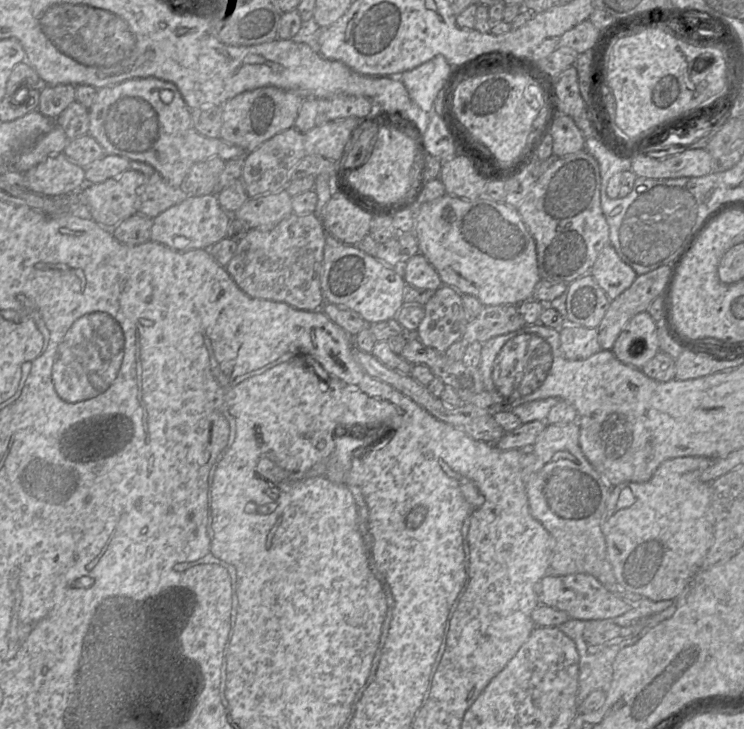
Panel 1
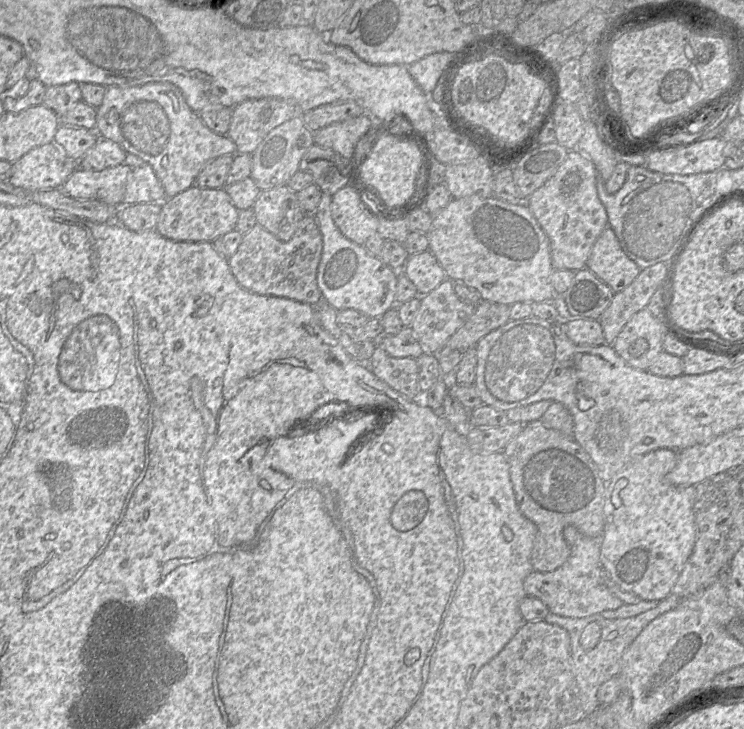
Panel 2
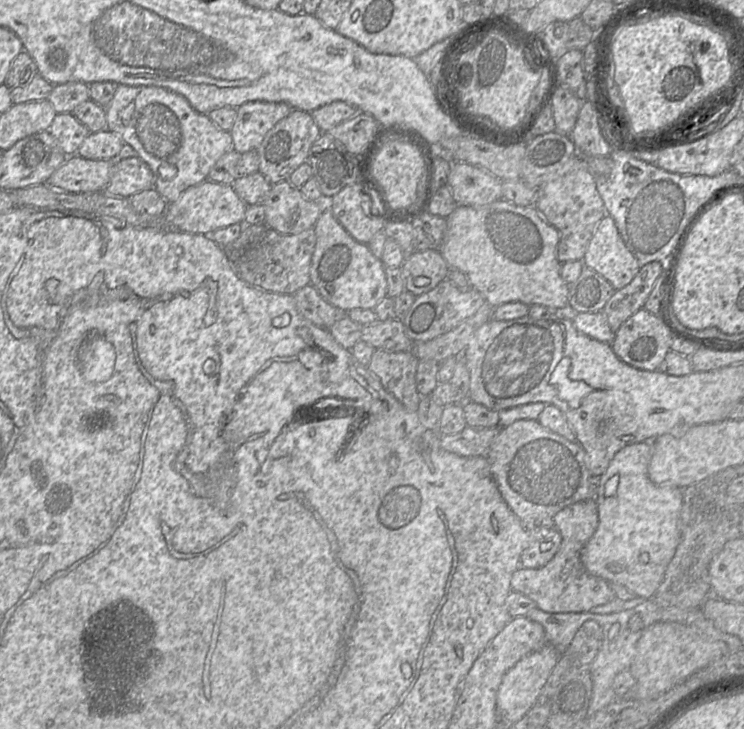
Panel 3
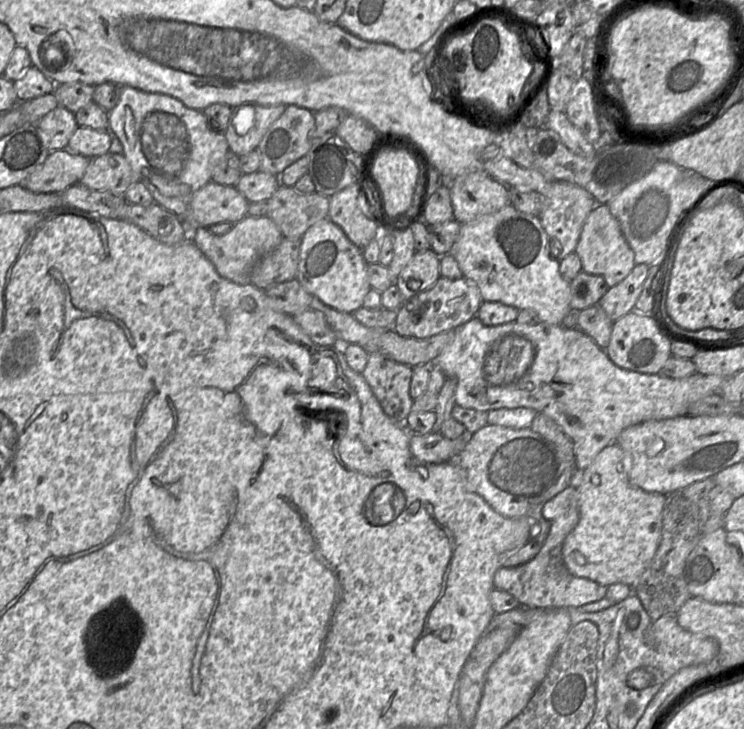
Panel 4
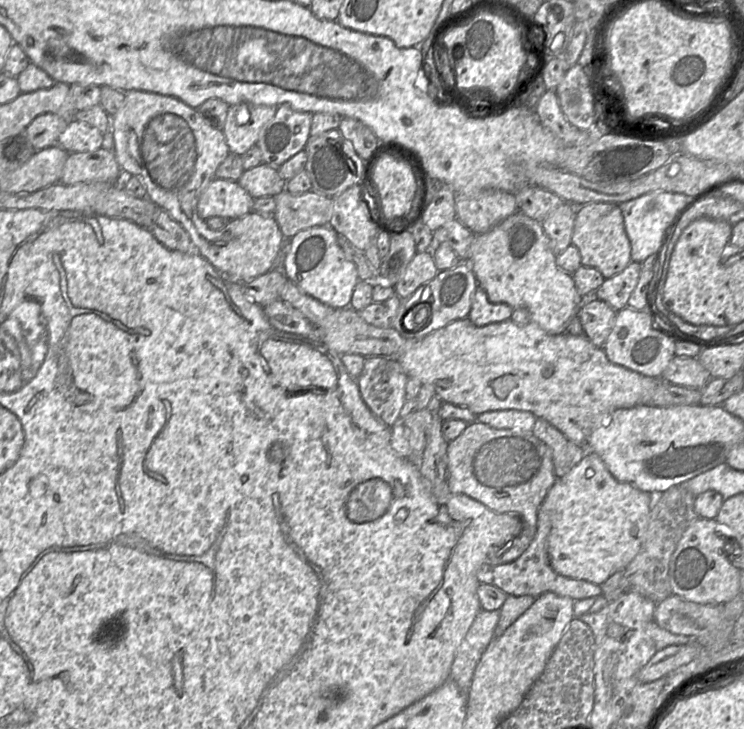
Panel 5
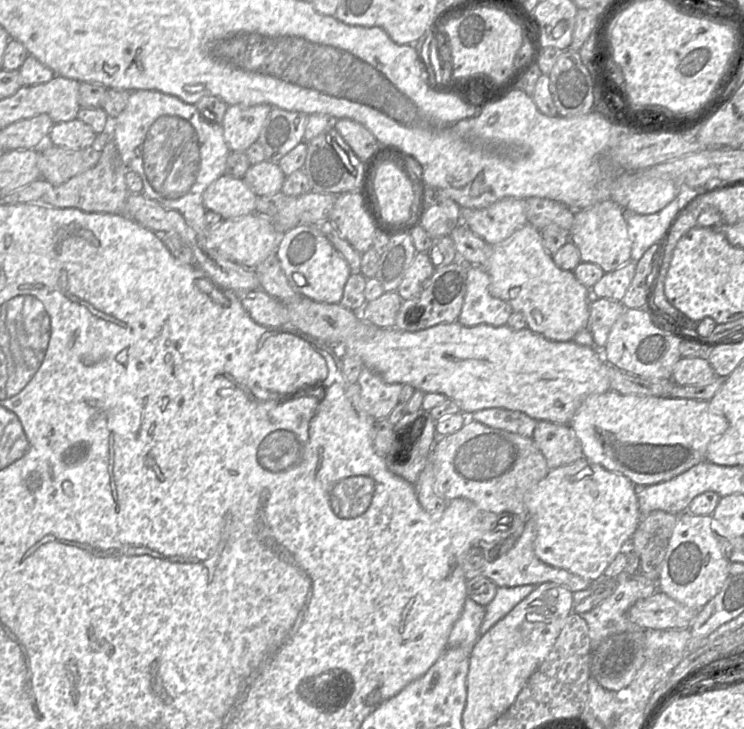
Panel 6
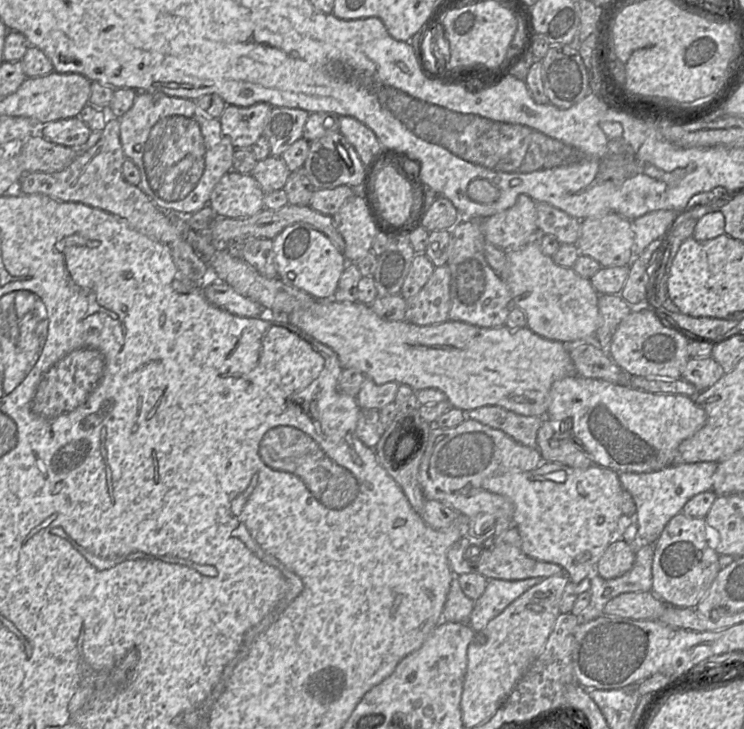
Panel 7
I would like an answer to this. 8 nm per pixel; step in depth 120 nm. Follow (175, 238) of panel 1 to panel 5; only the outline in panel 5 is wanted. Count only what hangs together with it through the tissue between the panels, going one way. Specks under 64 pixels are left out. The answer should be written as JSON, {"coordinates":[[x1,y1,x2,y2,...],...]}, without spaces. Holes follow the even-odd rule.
{"coordinates":[[214,178,202,192,197,211,204,220,211,217,232,220,253,211,253,203,252,196,237,181]]}

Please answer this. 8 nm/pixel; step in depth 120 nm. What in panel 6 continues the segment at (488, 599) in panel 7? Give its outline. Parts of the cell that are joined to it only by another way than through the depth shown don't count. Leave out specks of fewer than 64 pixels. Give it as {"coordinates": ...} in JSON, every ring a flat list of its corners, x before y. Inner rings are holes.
{"coordinates":[[530,584,516,587,498,587,494,599,485,607,485,617,480,626,480,635,484,635,499,620,505,617,537,586]]}

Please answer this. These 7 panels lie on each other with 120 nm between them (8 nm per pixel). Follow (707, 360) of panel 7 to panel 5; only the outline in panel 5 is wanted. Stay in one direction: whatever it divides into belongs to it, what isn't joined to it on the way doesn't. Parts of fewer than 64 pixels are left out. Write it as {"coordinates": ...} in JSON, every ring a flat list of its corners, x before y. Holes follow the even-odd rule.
{"coordinates":[[677,357,670,361,662,374,662,379,674,385,701,389,711,376,698,358]]}

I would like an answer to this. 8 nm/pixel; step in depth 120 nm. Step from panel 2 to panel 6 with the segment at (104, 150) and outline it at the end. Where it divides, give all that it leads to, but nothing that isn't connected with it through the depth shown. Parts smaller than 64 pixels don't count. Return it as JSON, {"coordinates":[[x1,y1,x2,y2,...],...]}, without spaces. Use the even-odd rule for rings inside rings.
{"coordinates":[[78,119,54,123,46,142,60,148,84,149,92,146,96,133]]}

